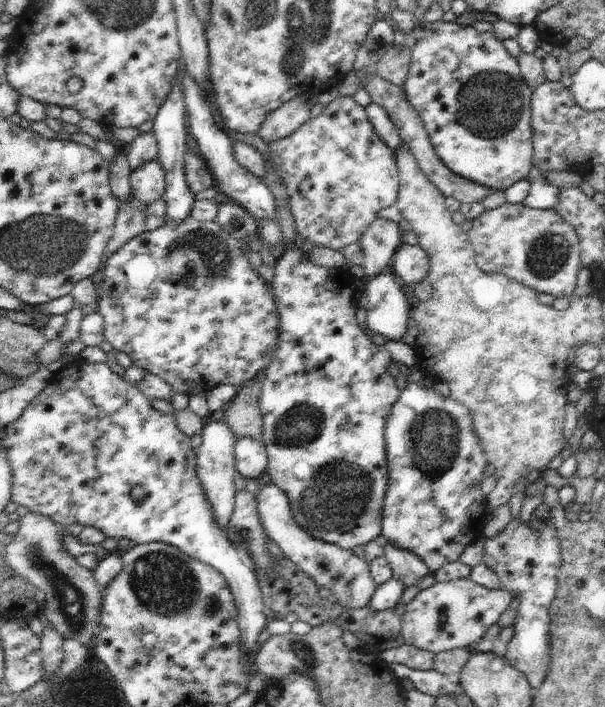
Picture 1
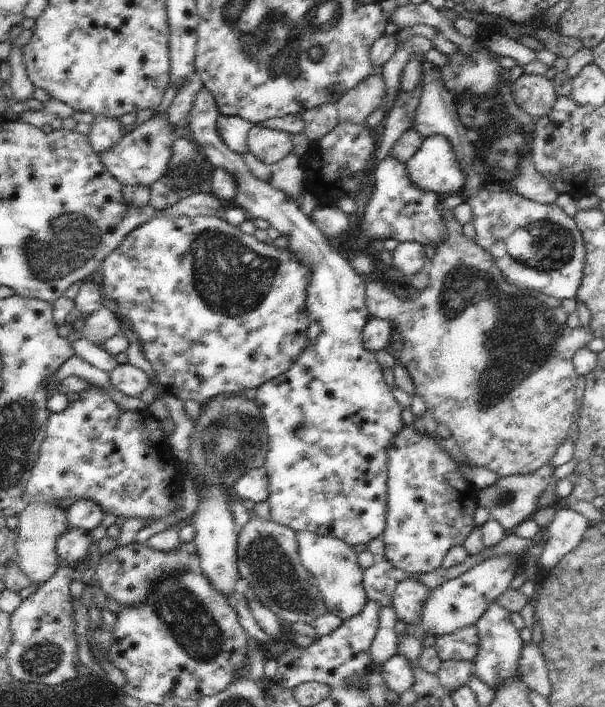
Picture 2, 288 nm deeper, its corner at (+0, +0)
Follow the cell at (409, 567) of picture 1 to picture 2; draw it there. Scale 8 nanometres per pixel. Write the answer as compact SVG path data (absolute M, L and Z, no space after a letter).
M409 576L409 578L403 578L403 580L397 582L397 586L393 590L393 596L387 604L395 610L397 620L415 624L417 618L419 618L423 600L427 598L427 592L429 590L427 590L425 584L421 584L413 576Z

